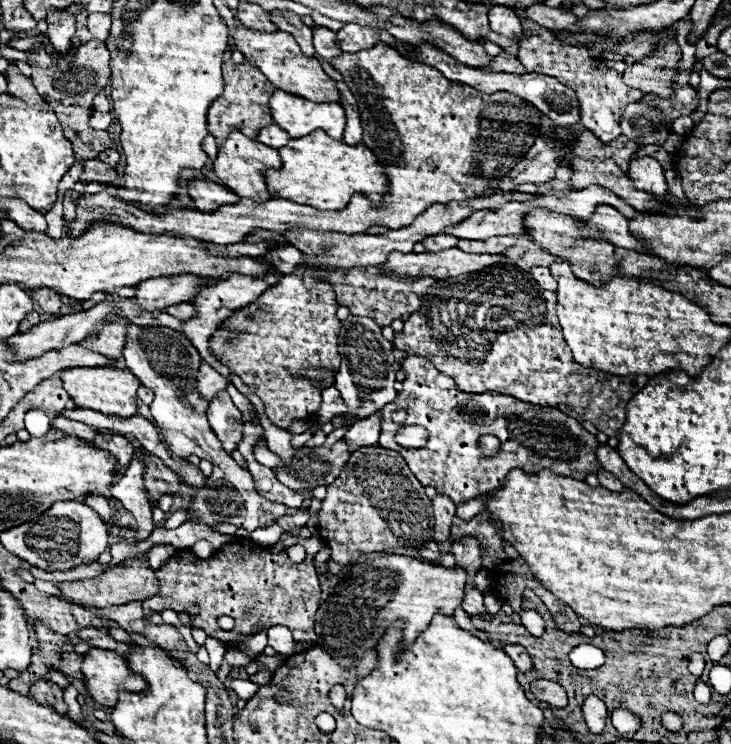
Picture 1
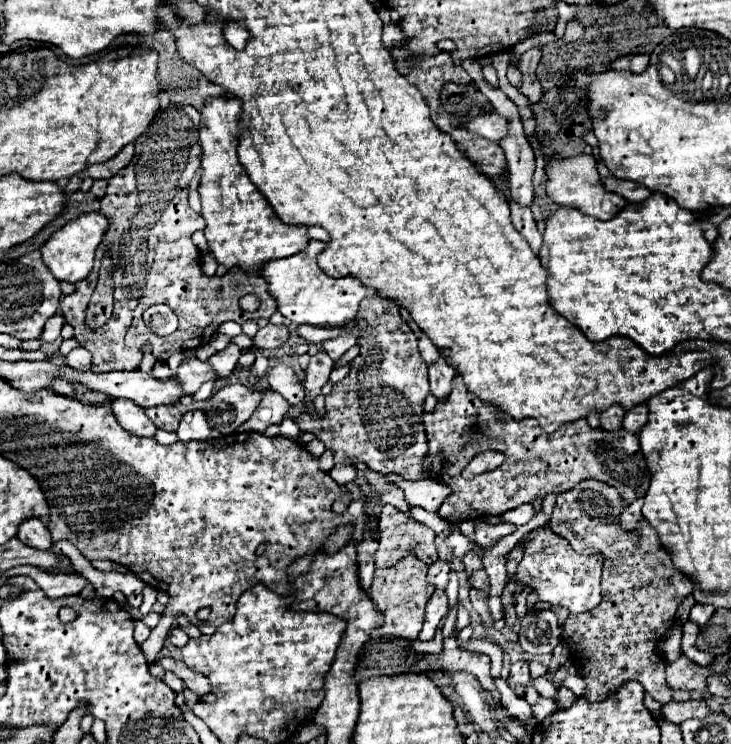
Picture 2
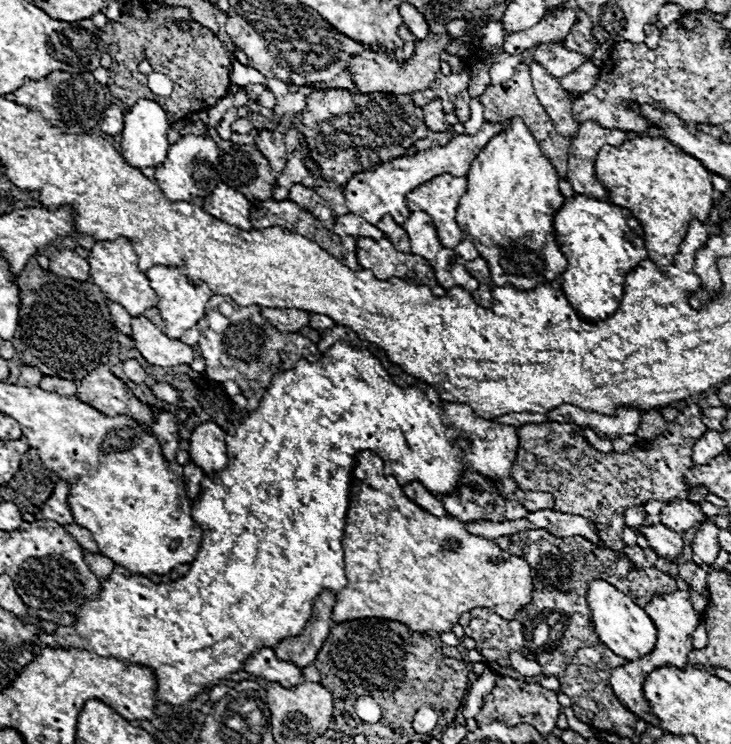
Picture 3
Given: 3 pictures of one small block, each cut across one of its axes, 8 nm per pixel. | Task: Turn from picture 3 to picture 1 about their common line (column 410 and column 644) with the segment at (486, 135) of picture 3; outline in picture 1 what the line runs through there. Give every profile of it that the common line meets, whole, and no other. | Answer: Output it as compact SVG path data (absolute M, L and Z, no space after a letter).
M650 156L634 158L628 168L628 176L632 178L634 186L644 192L652 192L654 196L664 196L666 192L666 180L664 180L664 170L658 160Z

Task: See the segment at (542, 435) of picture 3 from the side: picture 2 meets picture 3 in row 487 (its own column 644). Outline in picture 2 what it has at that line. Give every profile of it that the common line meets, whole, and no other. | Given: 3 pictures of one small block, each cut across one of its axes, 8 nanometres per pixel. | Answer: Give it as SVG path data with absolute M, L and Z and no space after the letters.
M584 480L584 482L576 484L574 488L570 488L568 492L562 492L562 494L556 496L556 506L554 506L552 520L558 520L558 518L570 518L570 520L558 522L558 524L554 524L554 526L552 526L552 522L550 522L550 528L552 528L556 534L564 536L564 538L572 544L574 550L586 550L586 554L602 554L602 558L604 558L604 568L602 568L602 602L600 602L596 608L588 610L588 612L582 612L582 614L568 614L566 622L562 624L562 640L564 640L568 652L570 652L572 662L576 664L580 676L582 676L584 682L586 682L586 692L584 692L584 696L586 696L588 700L594 702L596 698L604 698L606 692L612 692L612 688L616 688L616 684L622 684L624 680L638 680L638 682L644 686L644 690L646 690L656 702L668 704L668 702L672 700L672 688L668 688L668 684L666 684L666 658L662 656L658 644L662 644L664 634L668 632L668 628L672 628L674 616L676 616L676 608L678 608L678 604L680 604L688 594L692 594L694 584L692 584L690 580L684 580L684 576L680 576L680 572L676 572L676 568L672 568L672 560L668 558L668 552L664 550L664 546L660 544L660 540L656 540L656 530L648 524L646 518L642 518L642 520L638 522L638 528L636 528L636 530L624 530L624 528L620 526L618 518L620 518L620 514L622 514L624 504L626 504L626 502L624 502L624 498L620 496L620 492L618 492L616 488L612 488L612 486L604 484L604 482L598 482L598 480Z

